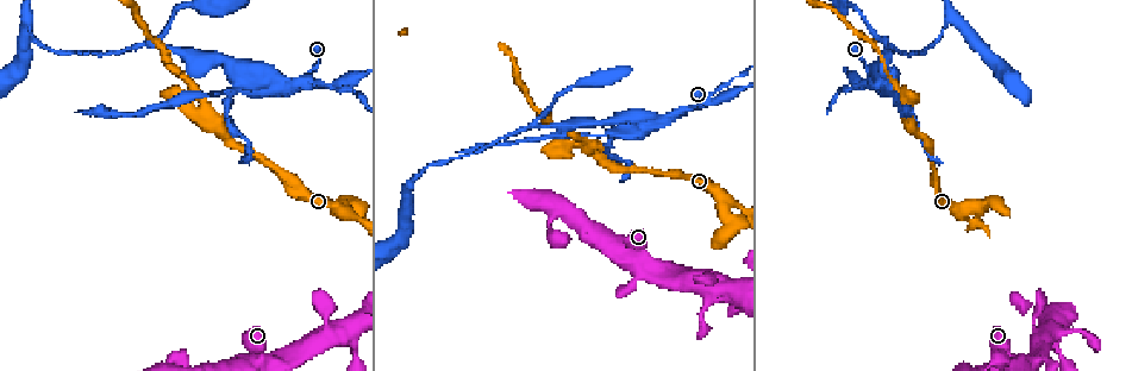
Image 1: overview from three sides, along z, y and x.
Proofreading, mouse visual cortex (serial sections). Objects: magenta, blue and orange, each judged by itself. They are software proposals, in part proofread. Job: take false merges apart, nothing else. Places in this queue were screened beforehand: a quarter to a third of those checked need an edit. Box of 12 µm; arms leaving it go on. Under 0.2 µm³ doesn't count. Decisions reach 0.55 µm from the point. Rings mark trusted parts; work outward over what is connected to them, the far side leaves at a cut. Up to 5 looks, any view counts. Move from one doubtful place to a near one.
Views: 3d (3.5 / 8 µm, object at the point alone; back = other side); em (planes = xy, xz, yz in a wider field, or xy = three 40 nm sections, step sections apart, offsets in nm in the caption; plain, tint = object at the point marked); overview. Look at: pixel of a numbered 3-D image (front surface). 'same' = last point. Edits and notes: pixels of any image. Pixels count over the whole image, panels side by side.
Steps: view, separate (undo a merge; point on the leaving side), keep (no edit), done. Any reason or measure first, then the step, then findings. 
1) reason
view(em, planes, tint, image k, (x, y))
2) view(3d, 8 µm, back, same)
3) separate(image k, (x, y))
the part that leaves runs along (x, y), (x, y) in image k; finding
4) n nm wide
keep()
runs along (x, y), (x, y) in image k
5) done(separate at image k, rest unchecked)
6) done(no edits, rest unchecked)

two arms in line, one across
view(3d, 3.5 µm, image 1, (653, 123))

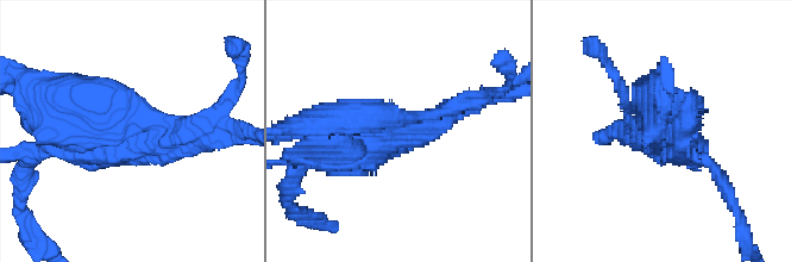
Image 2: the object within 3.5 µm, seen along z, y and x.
now the EM
view(em, xy, step 5, tint, image 2, (392, 134))

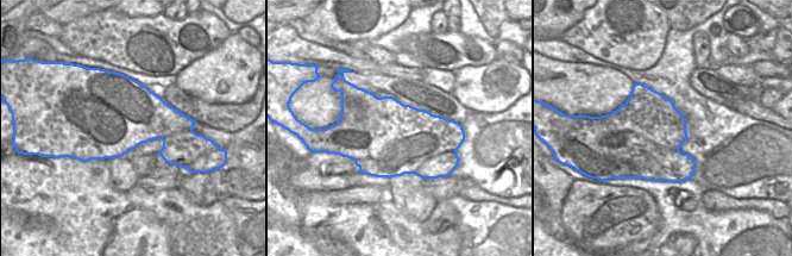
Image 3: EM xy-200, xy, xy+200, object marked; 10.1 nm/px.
800 nm wide
separate(image 2, (698, 151))
a second cell is stuck on

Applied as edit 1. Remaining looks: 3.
arms part here
view(3d, 3.5 µm, image 1, (723, 202))

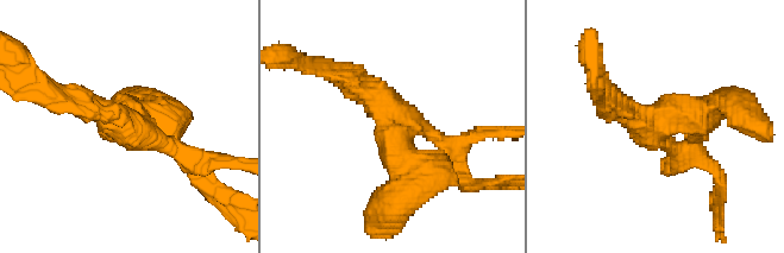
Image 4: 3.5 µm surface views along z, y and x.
3 arms; arms of 200, 300, 400 nm
view(em, xy, step 3, tint, image 4, (127, 122))

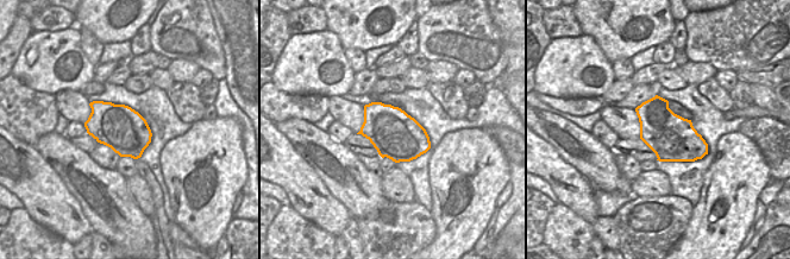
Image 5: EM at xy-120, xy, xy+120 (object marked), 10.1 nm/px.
view(em, planes, tint, same)

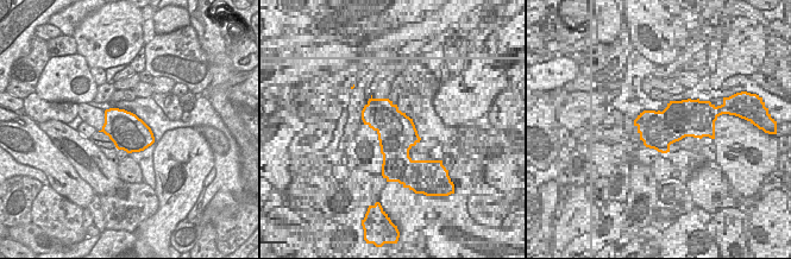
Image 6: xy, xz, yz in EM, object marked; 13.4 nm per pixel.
keep()
runs along (334, 73), (389, 112), (411, 185) in image 4; all the same cell

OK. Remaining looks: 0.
done(separate at image 2, rest unchecked)

